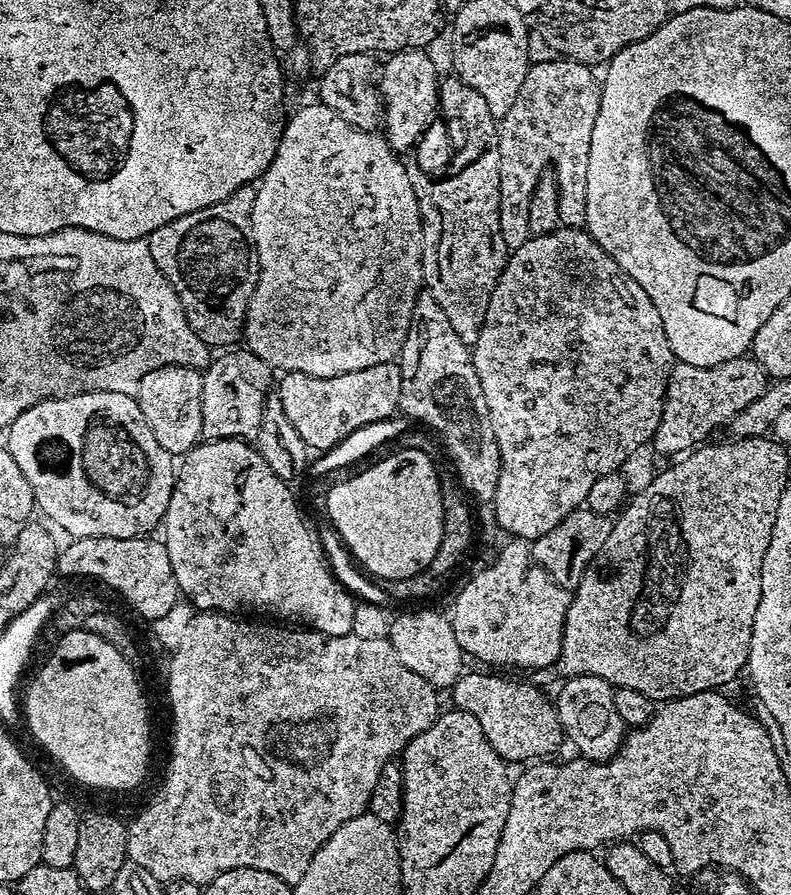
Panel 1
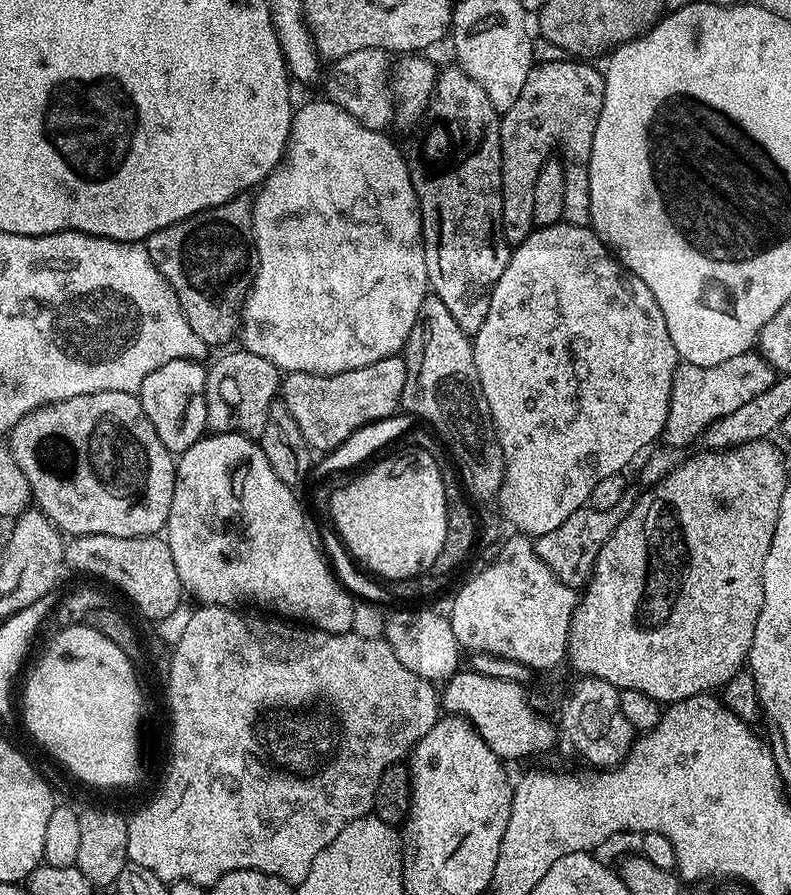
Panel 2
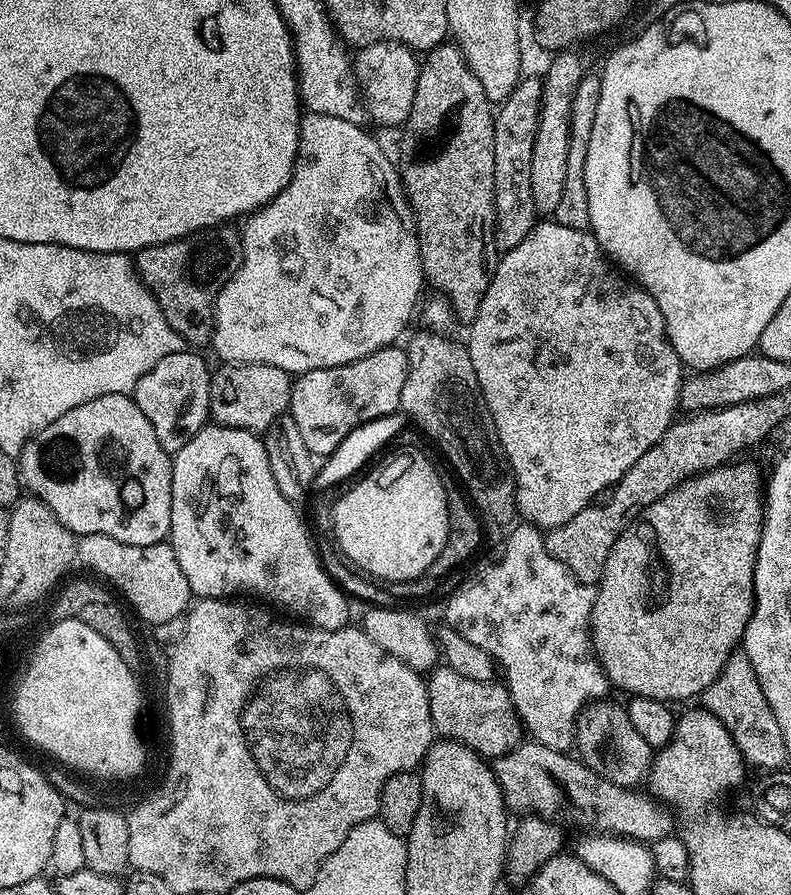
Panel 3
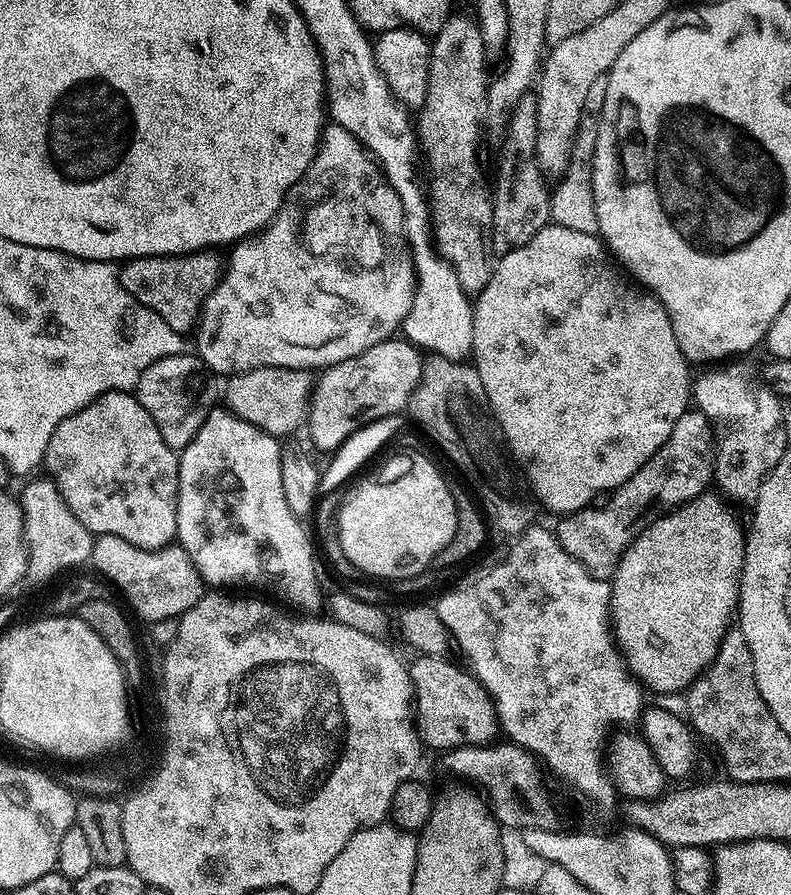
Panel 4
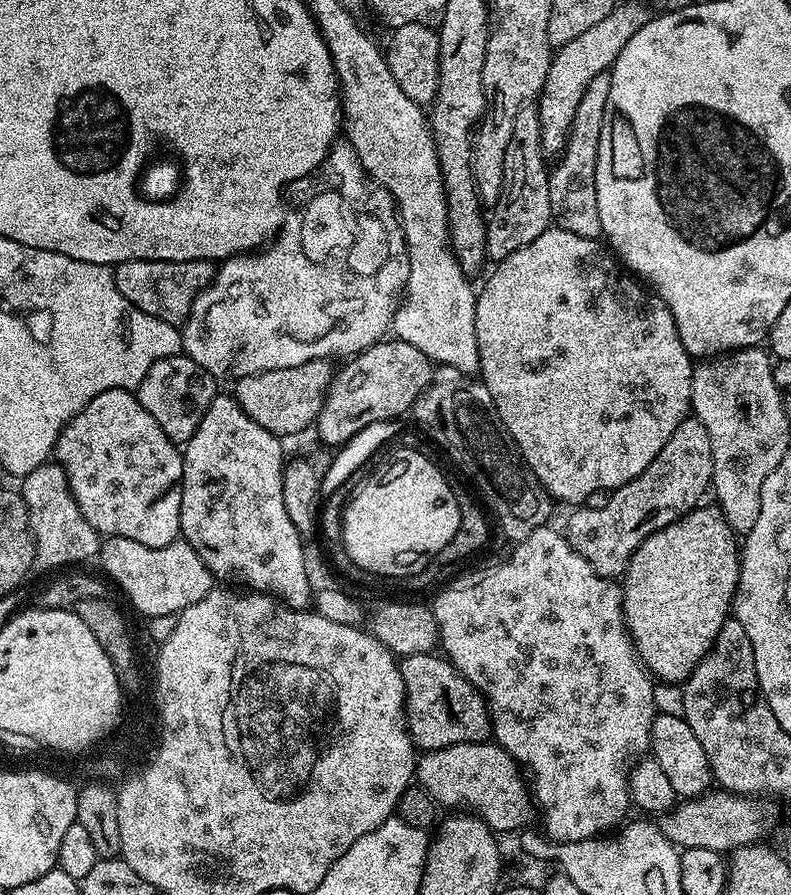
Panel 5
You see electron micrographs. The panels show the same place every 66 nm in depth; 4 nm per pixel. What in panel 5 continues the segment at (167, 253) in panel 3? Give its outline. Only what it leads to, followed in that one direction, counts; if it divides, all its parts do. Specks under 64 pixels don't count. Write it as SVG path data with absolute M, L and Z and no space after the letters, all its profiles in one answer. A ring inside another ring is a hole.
M127 260L115 265L118 290L138 310L151 316L162 318L168 324L183 325L183 320L192 312L192 303L199 301L200 293L216 278L217 265L211 260L191 260L190 262L166 262L165 260Z

